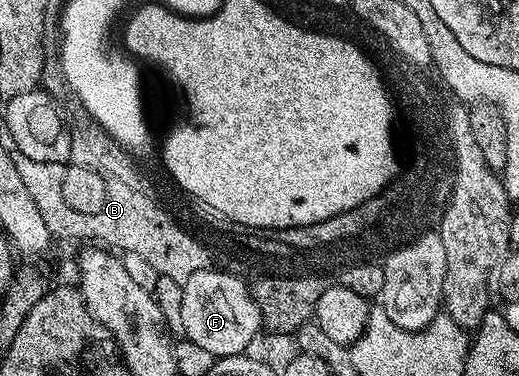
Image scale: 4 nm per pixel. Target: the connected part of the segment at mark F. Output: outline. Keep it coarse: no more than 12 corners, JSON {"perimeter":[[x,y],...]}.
{"perimeter":[[234,278],[183,284],[181,332],[215,359],[246,353],[262,318]]}

